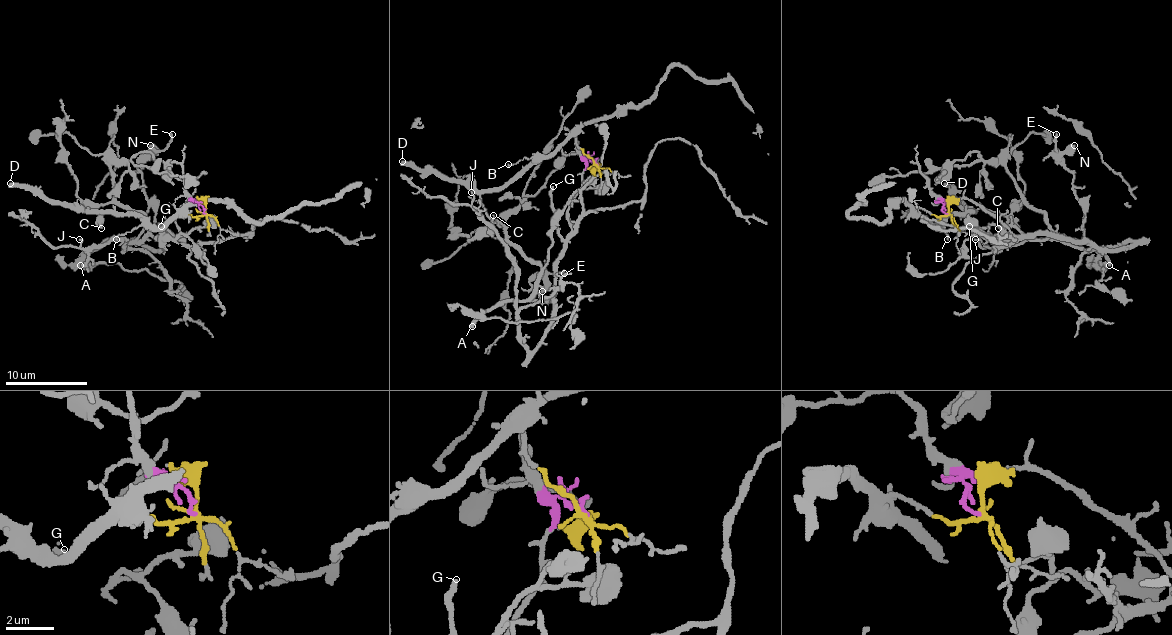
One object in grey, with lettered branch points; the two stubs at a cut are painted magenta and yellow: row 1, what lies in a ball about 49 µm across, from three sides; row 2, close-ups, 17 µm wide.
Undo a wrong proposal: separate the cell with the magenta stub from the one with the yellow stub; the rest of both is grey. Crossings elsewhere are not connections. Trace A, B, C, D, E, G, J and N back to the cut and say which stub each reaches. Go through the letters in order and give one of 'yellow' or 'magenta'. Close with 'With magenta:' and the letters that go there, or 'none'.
A: magenta
B: yellow
C: yellow
D: yellow
E: magenta
G: magenta
J: magenta
N: magenta
With magenta: A, E, G, J, N

